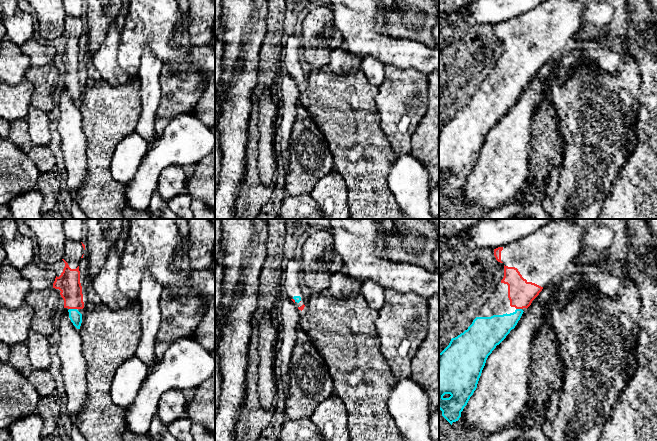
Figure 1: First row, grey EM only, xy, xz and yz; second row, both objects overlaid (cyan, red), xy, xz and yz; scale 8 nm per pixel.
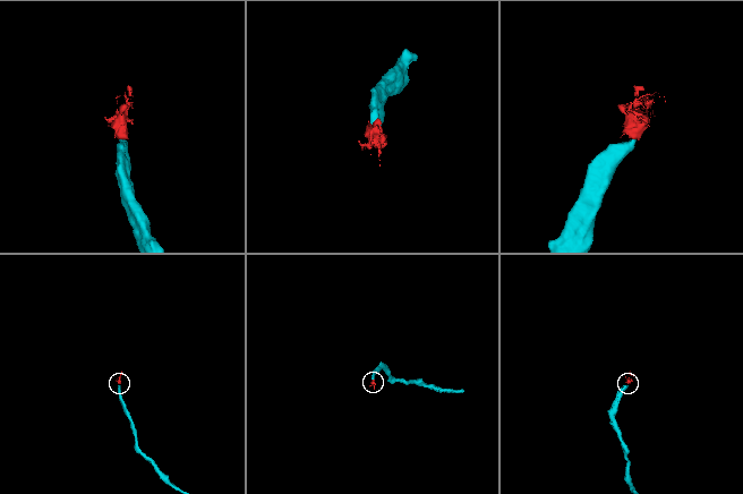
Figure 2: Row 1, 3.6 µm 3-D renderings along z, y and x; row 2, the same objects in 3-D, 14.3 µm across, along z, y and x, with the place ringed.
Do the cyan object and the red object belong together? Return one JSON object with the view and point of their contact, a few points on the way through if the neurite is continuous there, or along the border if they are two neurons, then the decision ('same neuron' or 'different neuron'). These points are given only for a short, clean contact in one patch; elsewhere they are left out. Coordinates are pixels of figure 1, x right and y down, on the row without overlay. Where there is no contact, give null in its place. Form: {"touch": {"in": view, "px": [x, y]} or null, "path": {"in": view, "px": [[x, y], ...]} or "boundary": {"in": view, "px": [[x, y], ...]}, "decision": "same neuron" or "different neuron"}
{"touch": {"in": "xy", "px": [73, 85]}, "path": {"in": "xy", "px": [[75, 92], [73, 85], [73, 73], [68, 58]]}, "decision": "same neuron"}

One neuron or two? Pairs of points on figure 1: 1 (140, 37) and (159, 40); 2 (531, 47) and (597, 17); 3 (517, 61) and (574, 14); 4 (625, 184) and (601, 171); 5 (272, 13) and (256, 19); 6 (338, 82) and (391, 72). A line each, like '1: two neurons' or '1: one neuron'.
1: one neuron
2: two neurons
3: one neuron
4: two neurons
5: two neurons
6: two neurons

